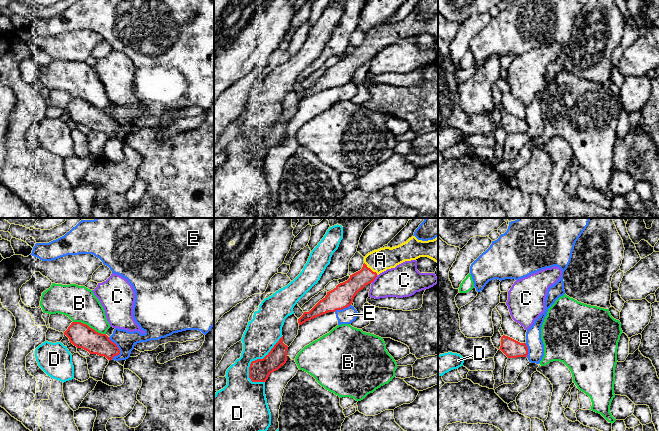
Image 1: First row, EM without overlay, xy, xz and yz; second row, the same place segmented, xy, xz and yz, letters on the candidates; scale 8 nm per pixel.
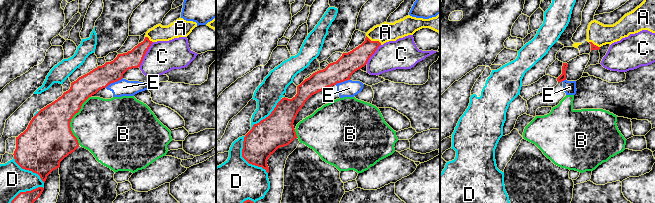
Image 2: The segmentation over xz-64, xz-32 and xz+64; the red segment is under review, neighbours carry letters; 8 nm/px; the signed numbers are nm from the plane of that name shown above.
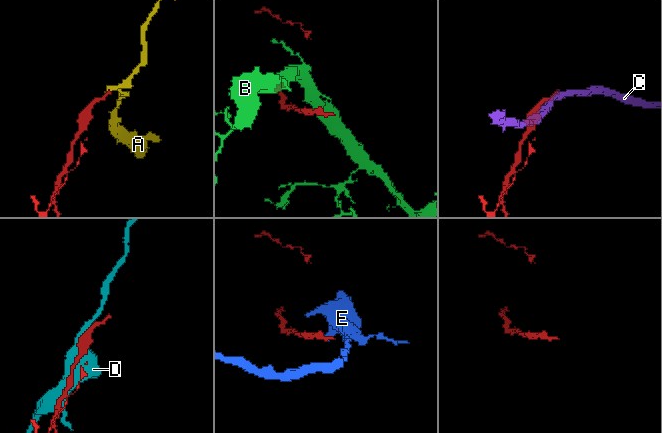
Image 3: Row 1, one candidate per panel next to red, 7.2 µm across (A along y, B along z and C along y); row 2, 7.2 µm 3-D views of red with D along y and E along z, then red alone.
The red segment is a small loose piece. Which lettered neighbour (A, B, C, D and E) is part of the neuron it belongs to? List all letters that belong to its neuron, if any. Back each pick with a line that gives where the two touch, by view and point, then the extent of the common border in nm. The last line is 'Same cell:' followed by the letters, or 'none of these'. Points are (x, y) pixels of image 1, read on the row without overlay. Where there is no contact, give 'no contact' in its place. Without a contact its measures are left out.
A: contact xz (369, 44); length 150 nm
Same cell: A

